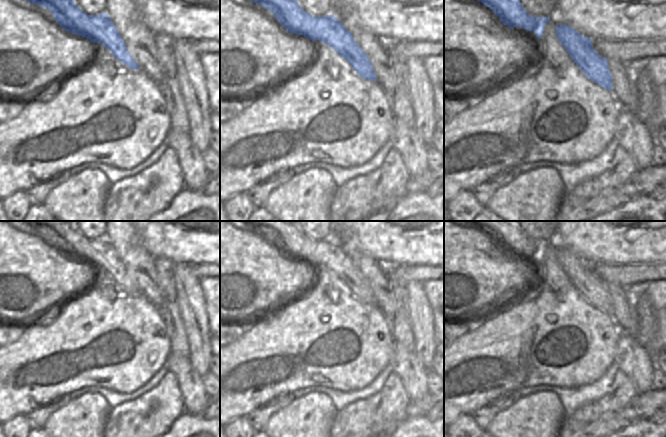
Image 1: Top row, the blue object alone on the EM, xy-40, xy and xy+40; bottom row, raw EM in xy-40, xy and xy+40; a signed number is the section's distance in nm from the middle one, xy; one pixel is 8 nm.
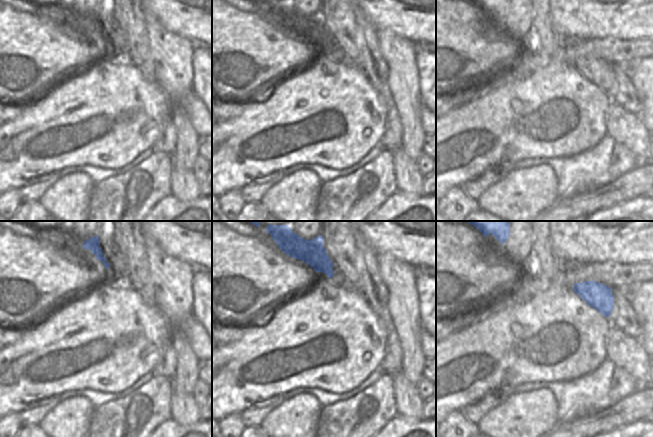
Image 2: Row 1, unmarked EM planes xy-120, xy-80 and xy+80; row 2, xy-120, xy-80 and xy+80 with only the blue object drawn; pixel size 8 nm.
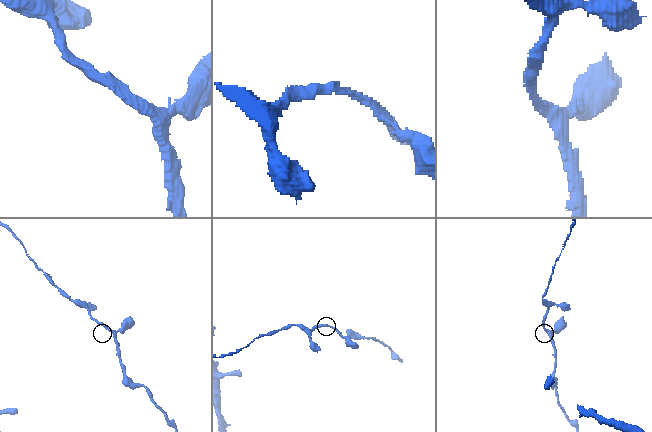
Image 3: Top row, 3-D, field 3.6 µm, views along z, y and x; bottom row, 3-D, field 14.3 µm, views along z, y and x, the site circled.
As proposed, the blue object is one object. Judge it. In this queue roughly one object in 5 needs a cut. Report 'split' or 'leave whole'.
leave whole

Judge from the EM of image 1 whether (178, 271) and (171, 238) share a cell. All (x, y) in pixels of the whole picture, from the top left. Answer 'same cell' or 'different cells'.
different cells

